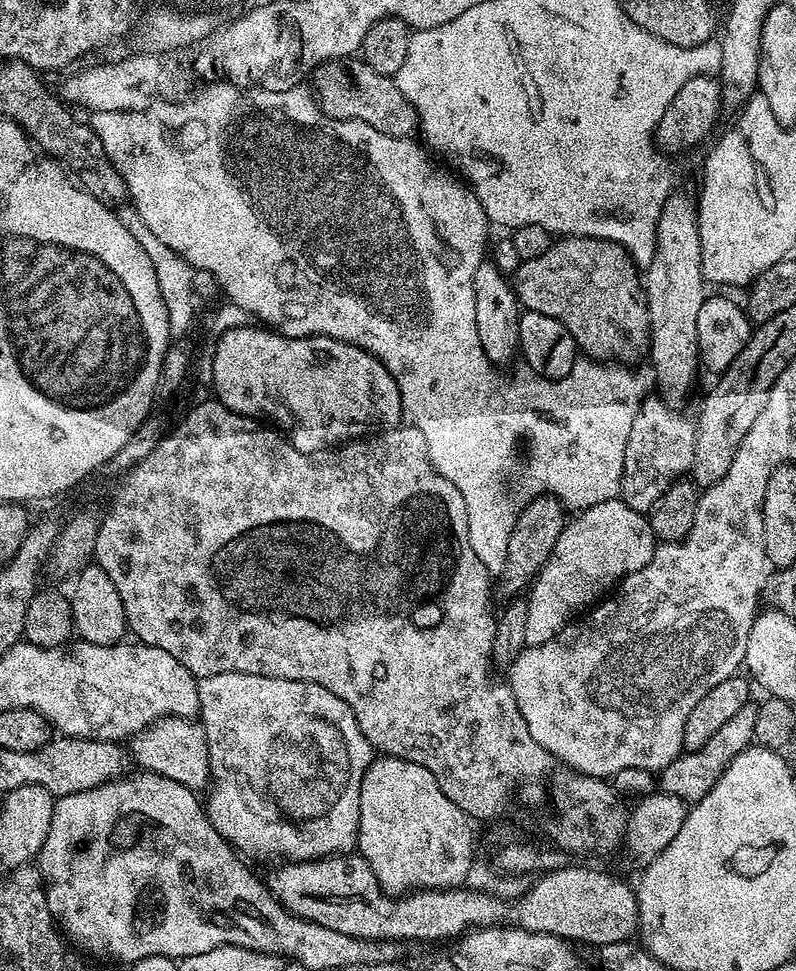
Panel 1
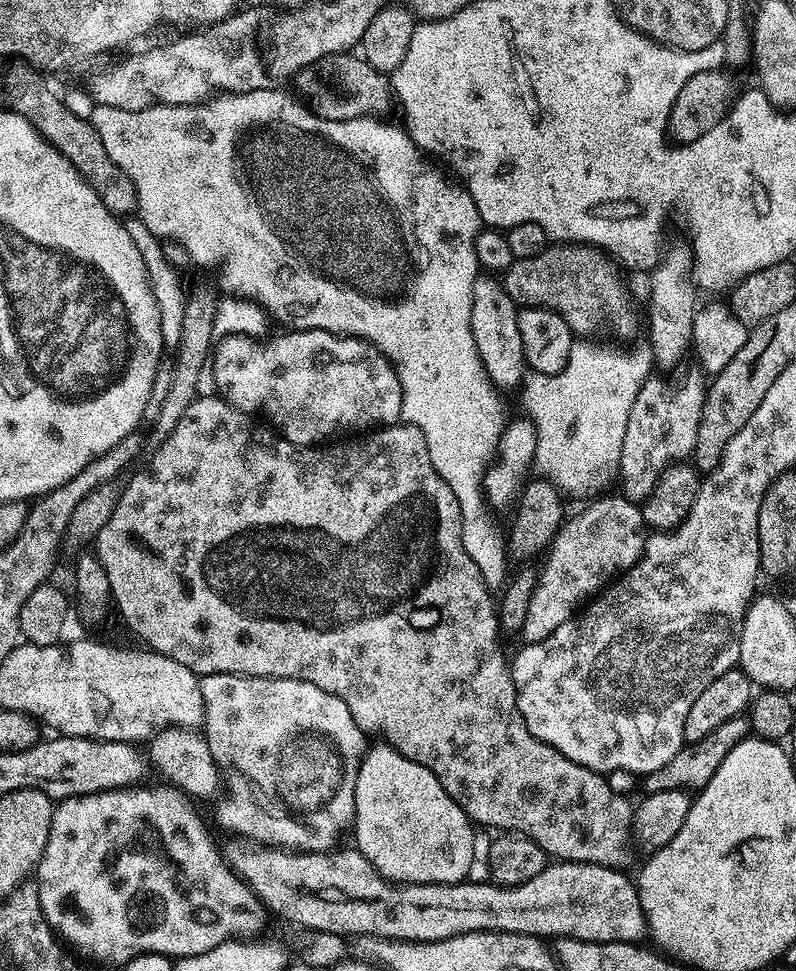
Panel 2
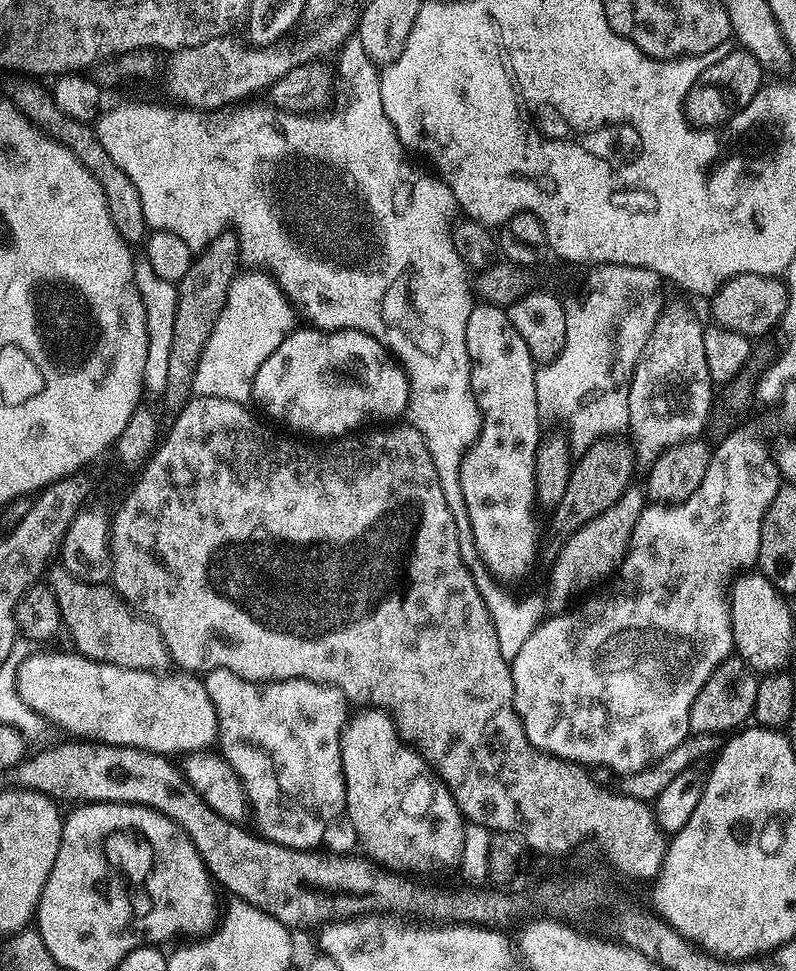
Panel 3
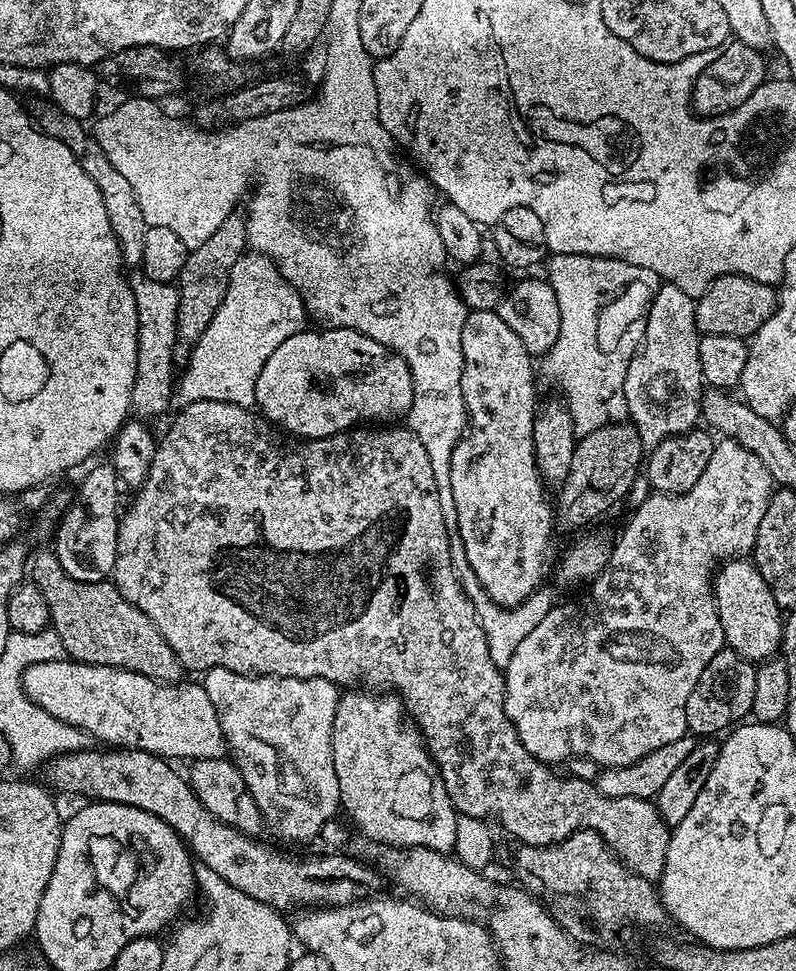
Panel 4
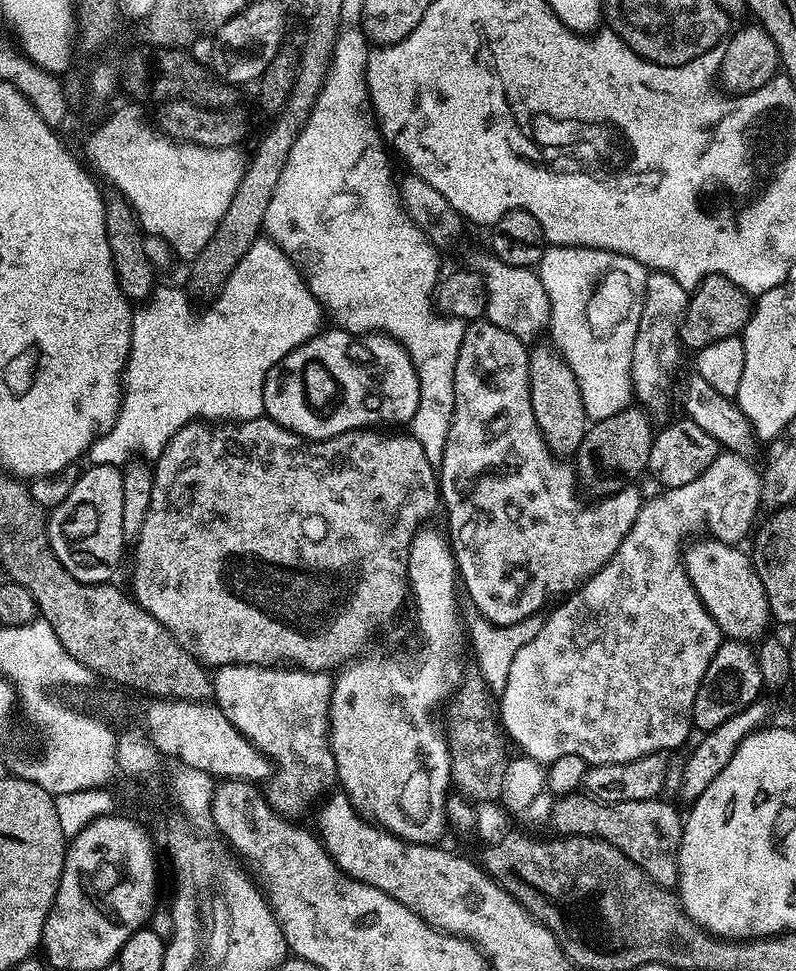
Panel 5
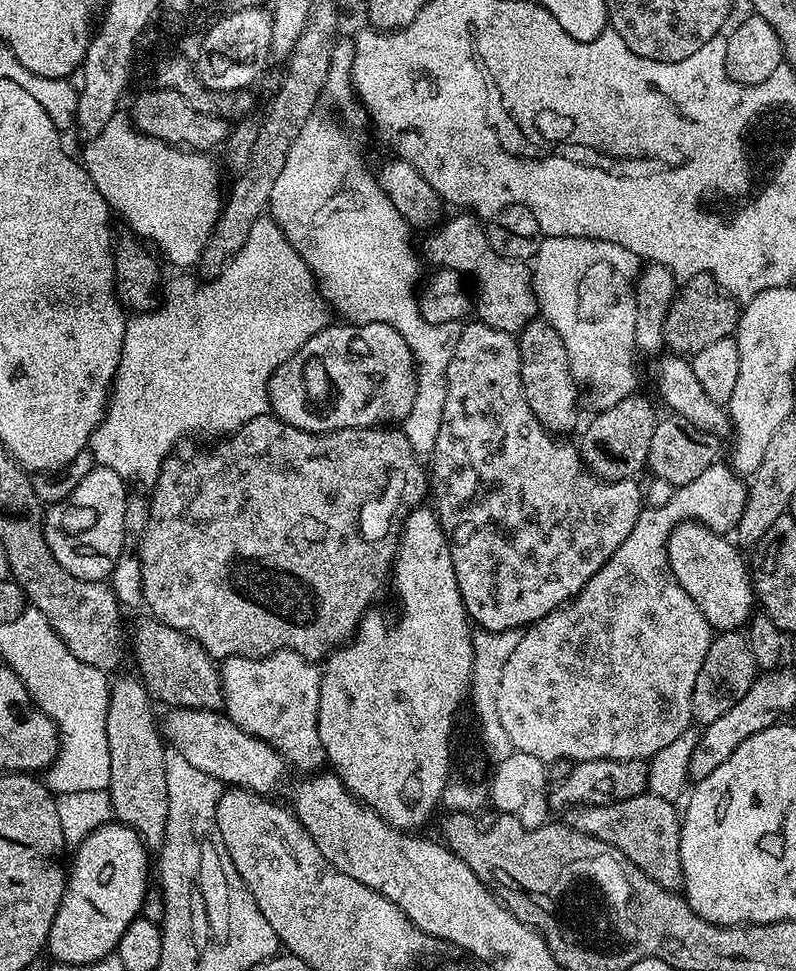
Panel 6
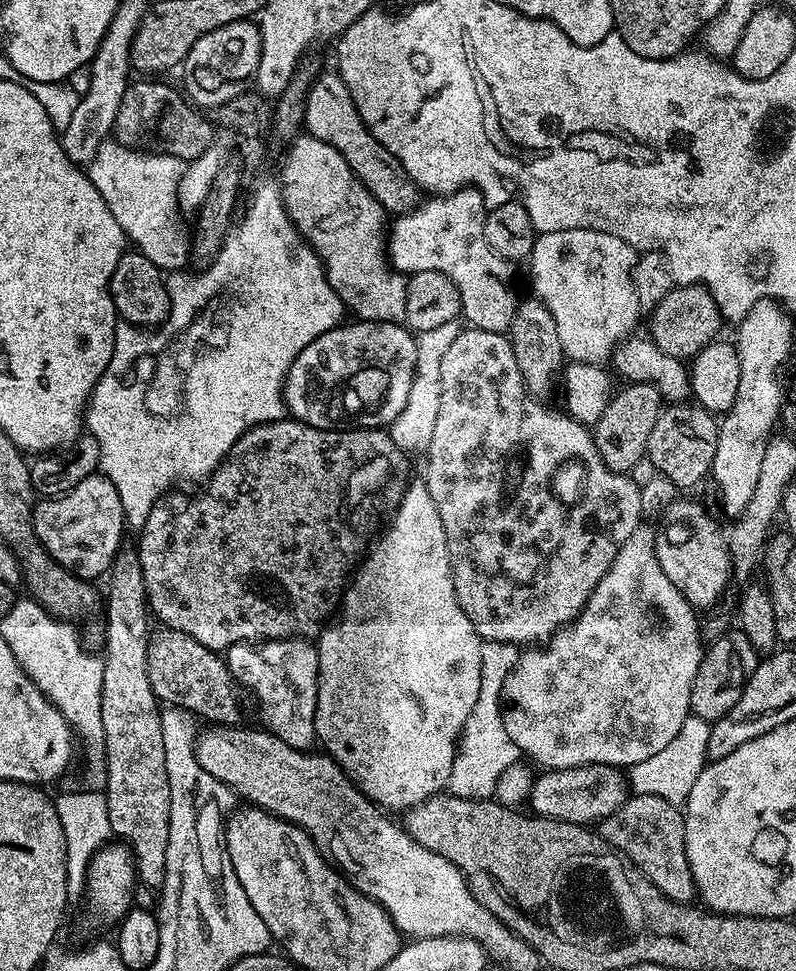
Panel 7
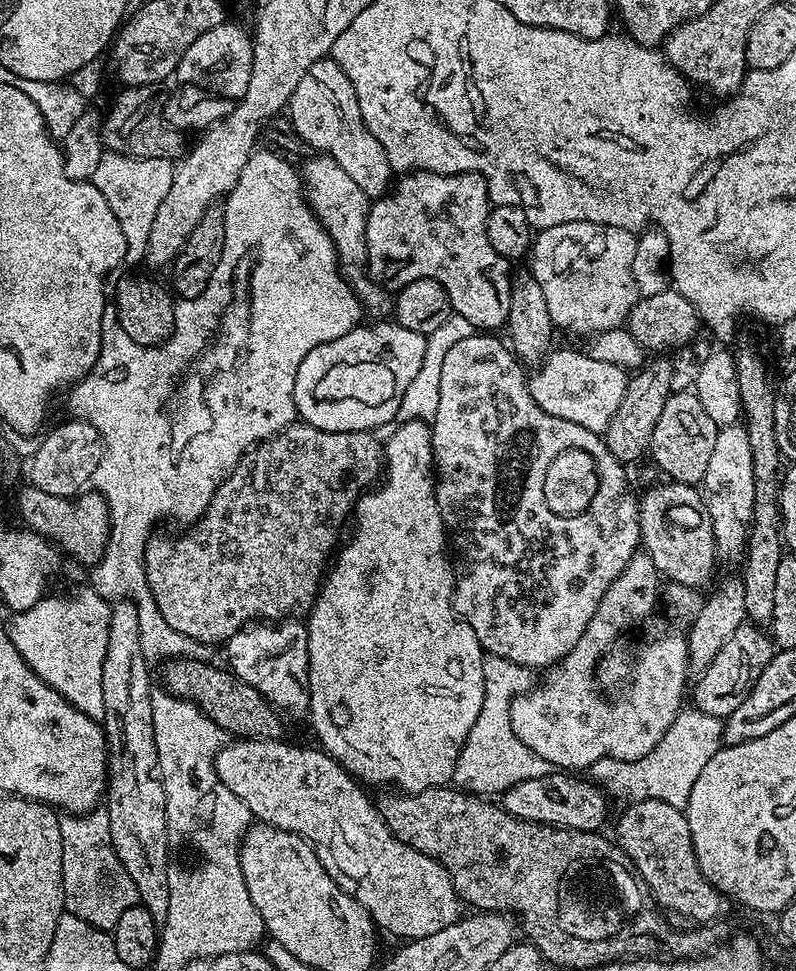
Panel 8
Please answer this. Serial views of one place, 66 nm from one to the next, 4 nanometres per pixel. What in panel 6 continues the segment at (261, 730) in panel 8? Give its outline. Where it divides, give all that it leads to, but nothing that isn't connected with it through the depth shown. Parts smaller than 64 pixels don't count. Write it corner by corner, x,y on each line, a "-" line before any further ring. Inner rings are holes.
147,618
136,628
132,636
132,656
136,659
138,679
151,696
153,701
168,704
169,709
173,708
201,708
215,712
224,707
224,691
220,681
220,669
217,661
208,655
200,644
183,636
178,630
161,624
155,618

